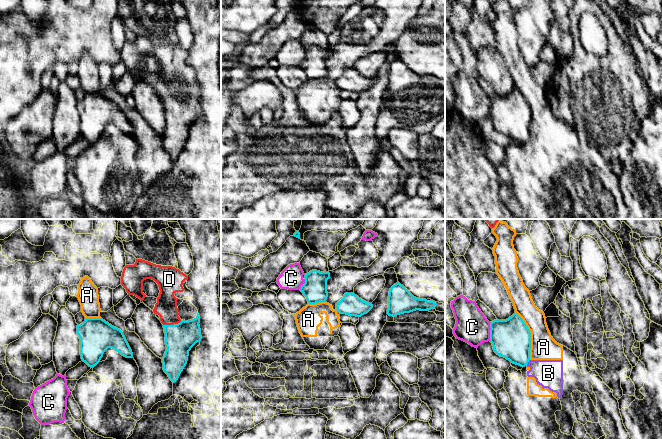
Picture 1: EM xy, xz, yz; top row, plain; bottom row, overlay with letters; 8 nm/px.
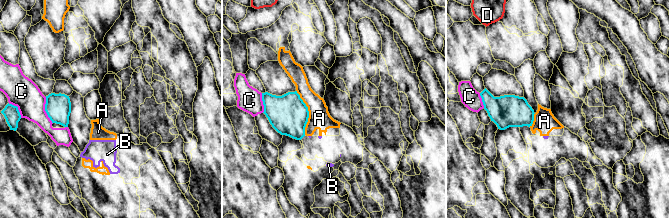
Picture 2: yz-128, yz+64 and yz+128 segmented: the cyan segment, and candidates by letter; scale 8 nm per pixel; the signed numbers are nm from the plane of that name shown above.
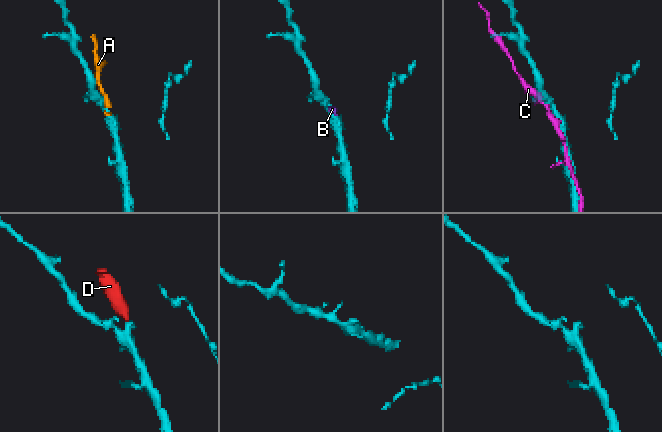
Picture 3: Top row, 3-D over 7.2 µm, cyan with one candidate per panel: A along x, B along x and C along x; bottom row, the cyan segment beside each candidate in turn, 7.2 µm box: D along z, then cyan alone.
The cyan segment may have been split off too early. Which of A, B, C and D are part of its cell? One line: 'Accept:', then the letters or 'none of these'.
Accept: D

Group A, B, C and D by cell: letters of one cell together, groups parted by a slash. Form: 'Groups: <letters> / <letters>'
Groups: A B / C / D

